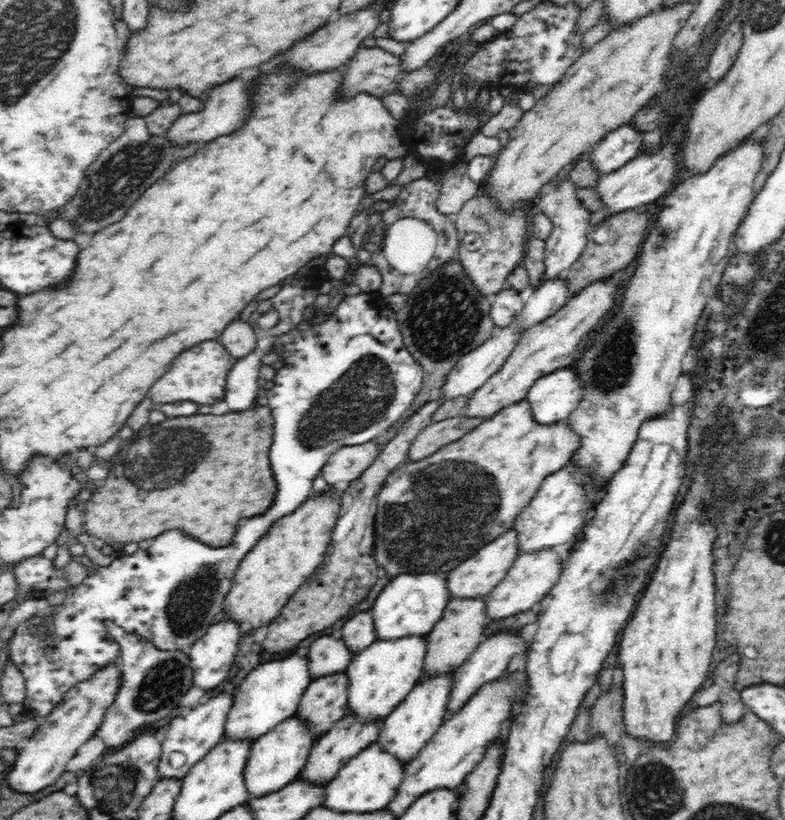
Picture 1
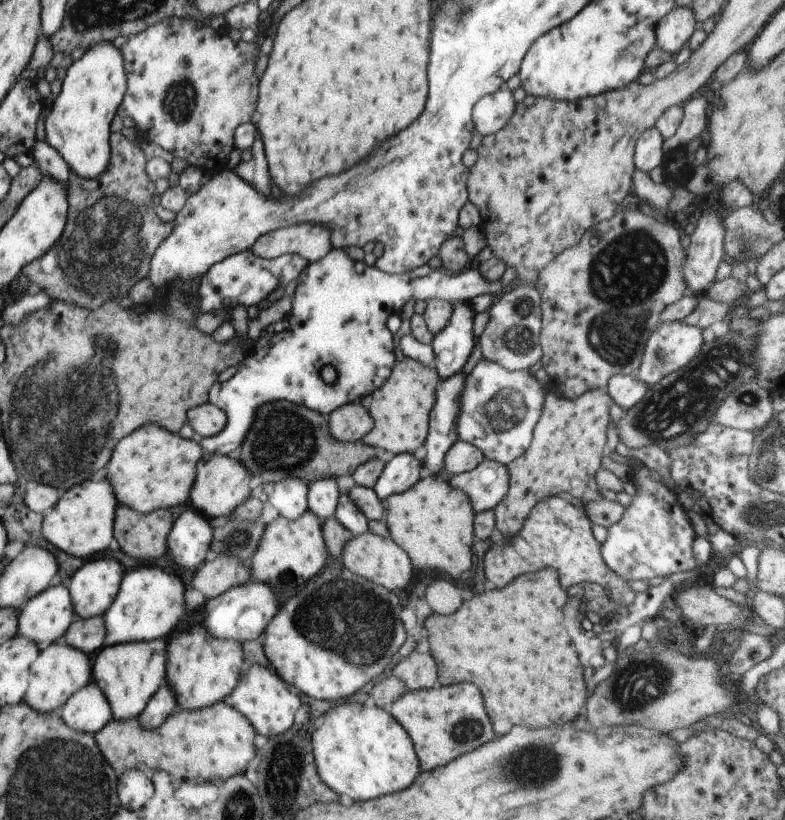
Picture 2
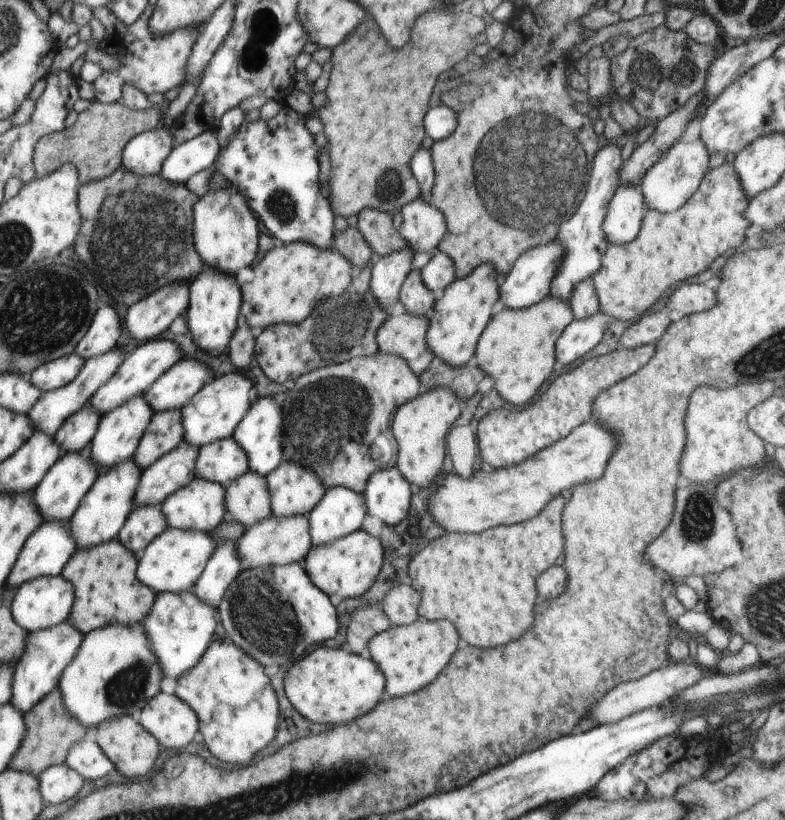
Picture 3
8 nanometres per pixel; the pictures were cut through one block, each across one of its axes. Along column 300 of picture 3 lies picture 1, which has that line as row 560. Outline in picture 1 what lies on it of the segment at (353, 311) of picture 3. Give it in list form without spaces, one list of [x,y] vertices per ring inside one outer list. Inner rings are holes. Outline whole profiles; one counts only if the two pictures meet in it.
[[[439,397],[430,400],[422,405],[418,412],[404,419],[401,430],[384,446],[372,466],[350,482],[349,488],[342,495],[336,526],[332,529],[331,541],[324,553],[322,564],[317,567],[314,576],[308,578],[288,599],[280,614],[268,624],[266,637],[261,643],[264,652],[292,652],[308,636],[330,628],[337,620],[348,614],[350,608],[365,605],[368,591],[376,584],[382,573],[376,563],[373,549],[377,498],[380,490],[391,472],[408,462],[412,442],[420,431],[430,425],[432,414],[443,402],[443,398]]]

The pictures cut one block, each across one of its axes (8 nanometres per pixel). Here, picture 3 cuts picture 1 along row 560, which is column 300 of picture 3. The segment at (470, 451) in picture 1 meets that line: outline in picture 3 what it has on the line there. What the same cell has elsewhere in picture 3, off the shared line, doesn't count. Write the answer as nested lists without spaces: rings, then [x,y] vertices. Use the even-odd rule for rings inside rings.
[[[376,352],[374,356],[366,356],[366,358],[354,358],[344,363],[334,364],[331,366],[326,366],[313,372],[308,372],[303,376],[298,376],[294,382],[294,388],[290,388],[284,396],[278,396],[276,398],[276,404],[280,404],[283,412],[283,424],[282,424],[282,463],[284,461],[290,462],[290,464],[300,464],[304,468],[310,468],[318,478],[320,482],[324,484],[326,491],[329,488],[342,487],[348,488],[348,490],[354,490],[358,494],[362,494],[366,489],[368,480],[374,472],[378,472],[380,469],[392,468],[395,466],[395,459],[398,455],[398,444],[394,434],[392,434],[392,428],[390,424],[393,422],[393,417],[395,416],[396,410],[402,404],[406,402],[412,402],[421,392],[421,384],[419,376],[416,376],[414,372],[410,369],[410,366],[400,358],[400,356],[392,356],[388,354],[380,354]]]

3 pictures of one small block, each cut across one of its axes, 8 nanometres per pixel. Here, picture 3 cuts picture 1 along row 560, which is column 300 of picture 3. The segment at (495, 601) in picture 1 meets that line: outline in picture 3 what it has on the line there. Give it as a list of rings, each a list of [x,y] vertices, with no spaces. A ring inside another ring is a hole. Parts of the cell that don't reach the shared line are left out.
[[[308,515],[278,518],[268,516],[254,527],[247,528],[236,542],[236,554],[240,558],[240,570],[252,570],[267,566],[288,565],[305,560],[312,547]]]

